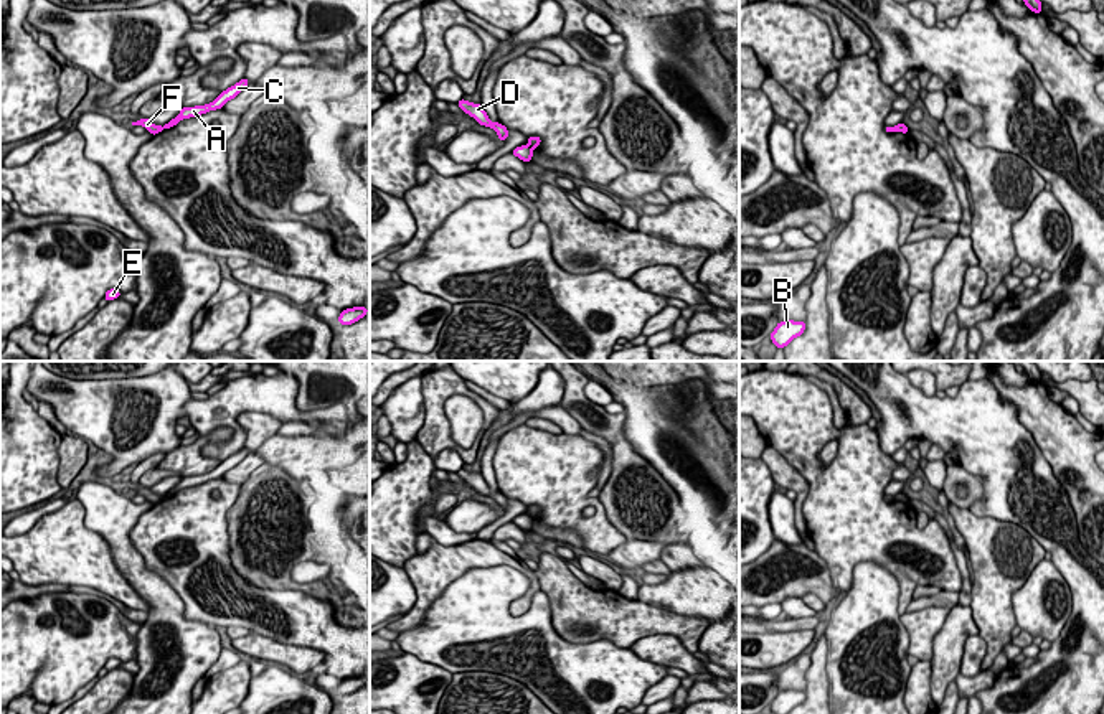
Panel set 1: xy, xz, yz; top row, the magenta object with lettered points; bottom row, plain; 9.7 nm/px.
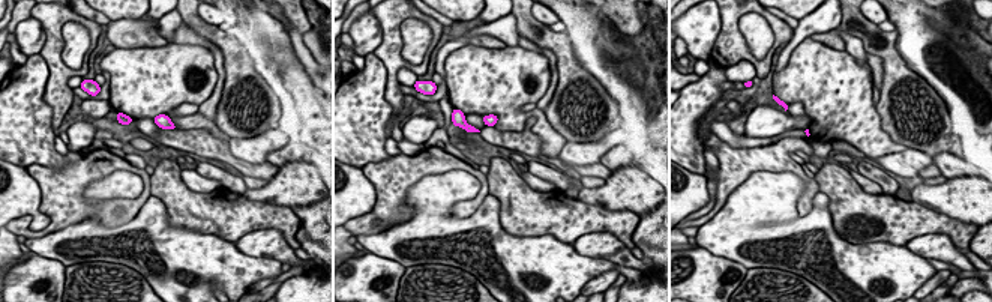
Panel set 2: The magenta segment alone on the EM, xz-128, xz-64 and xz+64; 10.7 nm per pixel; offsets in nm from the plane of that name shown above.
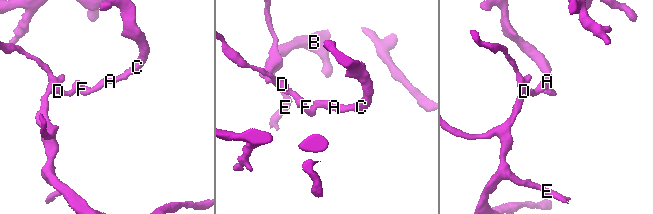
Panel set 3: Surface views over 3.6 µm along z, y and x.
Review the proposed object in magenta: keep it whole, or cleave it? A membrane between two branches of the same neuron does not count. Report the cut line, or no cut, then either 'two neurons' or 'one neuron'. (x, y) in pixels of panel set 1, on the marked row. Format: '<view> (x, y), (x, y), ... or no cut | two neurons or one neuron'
xz (528, 144), (532, 149) | two neurons

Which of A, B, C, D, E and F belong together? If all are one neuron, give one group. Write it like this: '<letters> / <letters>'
A C / B D E F

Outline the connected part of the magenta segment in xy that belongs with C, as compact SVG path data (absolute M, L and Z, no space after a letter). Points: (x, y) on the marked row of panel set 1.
M243 78L239 82L236 82L234 86L228 87L226 91L223 91L213 102L205 104L205 106L195 106L195 107L182 107L180 114L172 119L168 124L165 124L162 127L162 130L170 129L173 125L177 125L180 120L183 119L190 119L190 117L196 117L201 114L206 114L210 110L216 110L221 109L228 101L234 99L239 92L243 92L243 89L249 84L249 81L246 78Z

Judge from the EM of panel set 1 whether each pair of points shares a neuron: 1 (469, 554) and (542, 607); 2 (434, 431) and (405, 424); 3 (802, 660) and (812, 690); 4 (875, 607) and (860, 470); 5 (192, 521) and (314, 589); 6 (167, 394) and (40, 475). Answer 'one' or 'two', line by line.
1: two
2: two
3: two
4: two
5: two
6: two

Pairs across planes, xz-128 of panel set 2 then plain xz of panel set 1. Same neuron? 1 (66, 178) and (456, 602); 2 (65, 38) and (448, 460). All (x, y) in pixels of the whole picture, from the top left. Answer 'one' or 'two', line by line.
1: two
2: two

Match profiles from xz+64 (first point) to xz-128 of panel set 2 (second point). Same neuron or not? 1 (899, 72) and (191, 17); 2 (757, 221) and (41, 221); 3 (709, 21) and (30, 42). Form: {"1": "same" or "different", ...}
{"1": "same", "2": "different", "3": "same"}

